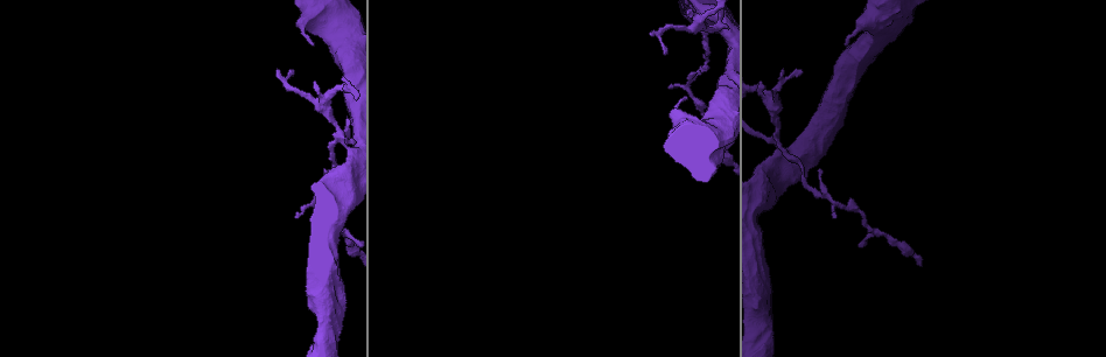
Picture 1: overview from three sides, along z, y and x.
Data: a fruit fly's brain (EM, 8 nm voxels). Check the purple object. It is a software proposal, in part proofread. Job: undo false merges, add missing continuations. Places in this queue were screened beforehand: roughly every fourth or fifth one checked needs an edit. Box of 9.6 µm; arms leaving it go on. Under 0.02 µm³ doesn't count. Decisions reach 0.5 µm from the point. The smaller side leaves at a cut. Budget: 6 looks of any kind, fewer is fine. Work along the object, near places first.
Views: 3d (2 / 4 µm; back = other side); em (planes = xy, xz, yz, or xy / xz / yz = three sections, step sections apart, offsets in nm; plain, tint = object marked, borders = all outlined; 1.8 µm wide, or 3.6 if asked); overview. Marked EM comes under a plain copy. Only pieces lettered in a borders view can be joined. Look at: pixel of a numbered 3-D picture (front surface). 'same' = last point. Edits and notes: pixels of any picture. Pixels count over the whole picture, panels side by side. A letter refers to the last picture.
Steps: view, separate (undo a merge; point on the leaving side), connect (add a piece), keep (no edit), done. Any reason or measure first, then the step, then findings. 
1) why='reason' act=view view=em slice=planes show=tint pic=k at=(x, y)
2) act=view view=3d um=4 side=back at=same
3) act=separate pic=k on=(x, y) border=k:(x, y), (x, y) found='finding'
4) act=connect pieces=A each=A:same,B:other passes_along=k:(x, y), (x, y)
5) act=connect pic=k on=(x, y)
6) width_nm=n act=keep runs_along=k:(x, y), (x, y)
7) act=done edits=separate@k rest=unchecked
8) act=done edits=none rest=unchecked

why='branch stops here' act=view view=em um=3.6 slice=planes show=borders pic=1 at=(312, 44)

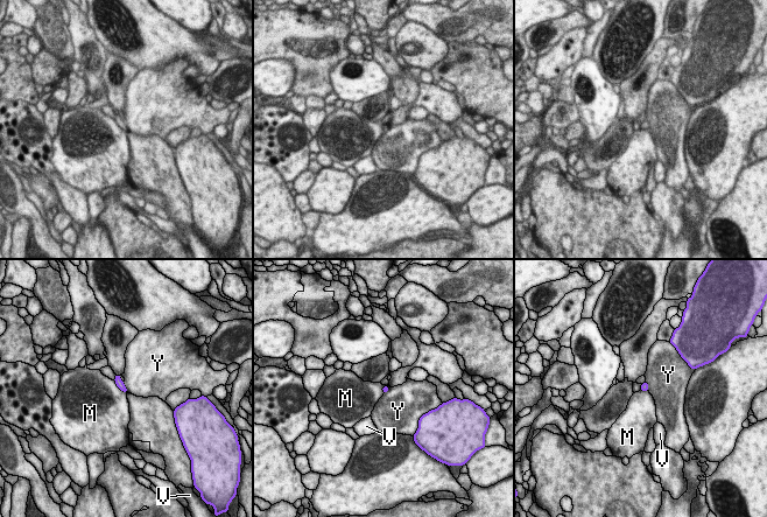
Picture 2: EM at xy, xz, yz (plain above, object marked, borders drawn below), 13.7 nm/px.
act=keep each=M:other,V:other,Y:other found='no lettered piece goes on from it'

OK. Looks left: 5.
why='narrows sharply' act=view view=3d um=2 pic=1 at=(340, 140)

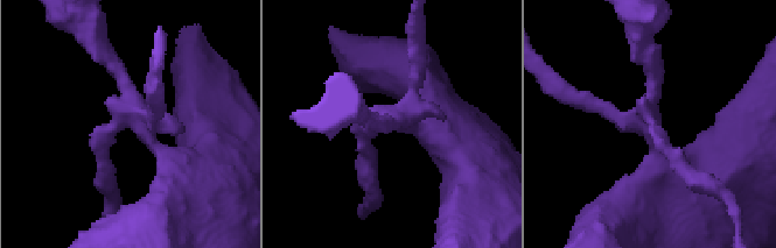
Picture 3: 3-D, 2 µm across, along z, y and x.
arms=4 act=view view=em um=3.6 slice=planes show=borders pic=3 at=(652, 125)

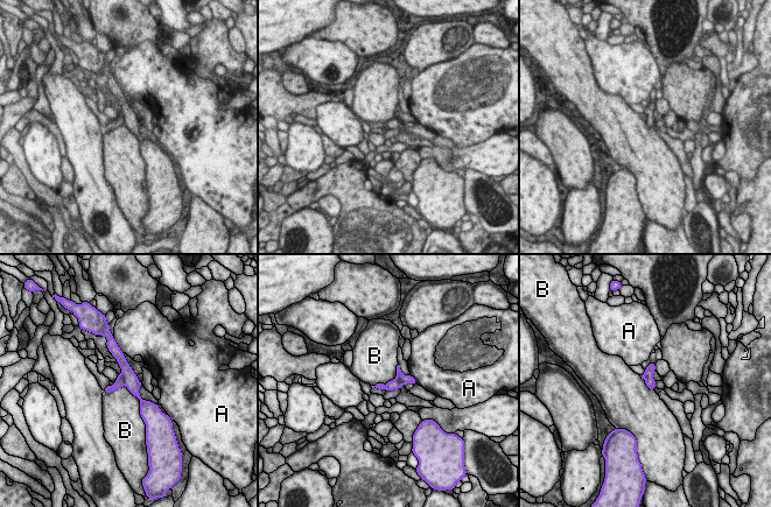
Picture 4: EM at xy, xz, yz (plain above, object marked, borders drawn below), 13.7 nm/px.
longest_contact=B:700nm act=separate pic=4 on=(119, 382) each=A:other,B:other found='two cells meet here'

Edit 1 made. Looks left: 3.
why='tapers out' act=view view=3d um=4 pic=1 at=(686, 15)

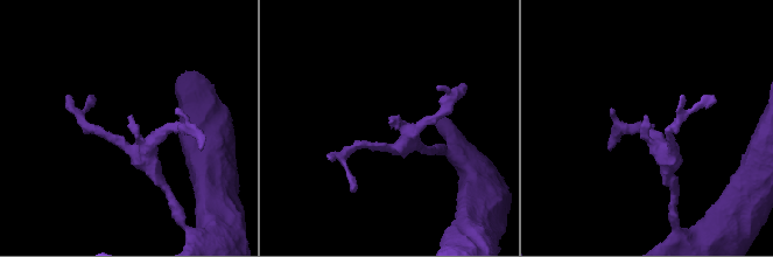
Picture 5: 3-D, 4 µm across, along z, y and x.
why='now the EM' act=view view=em slice=xz step=16 show=tint pic=5 at=(391, 125)

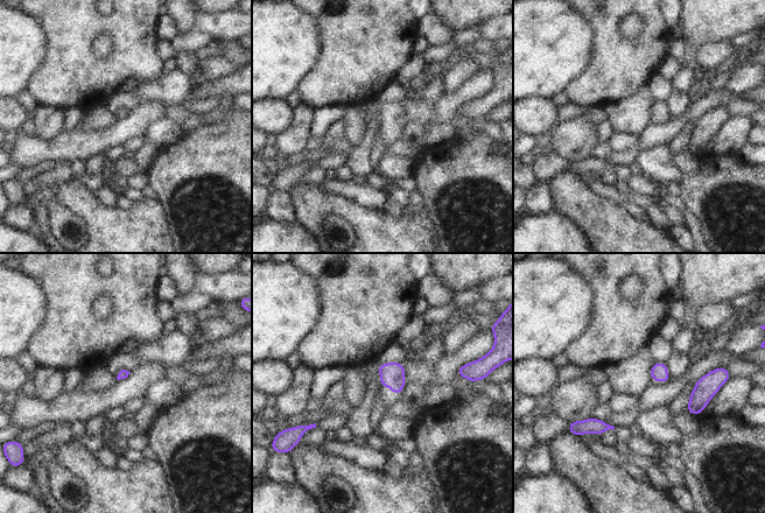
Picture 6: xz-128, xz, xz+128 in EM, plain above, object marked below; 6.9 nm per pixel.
why='cut it another way' act=view view=em slice=planes show=borders at=same

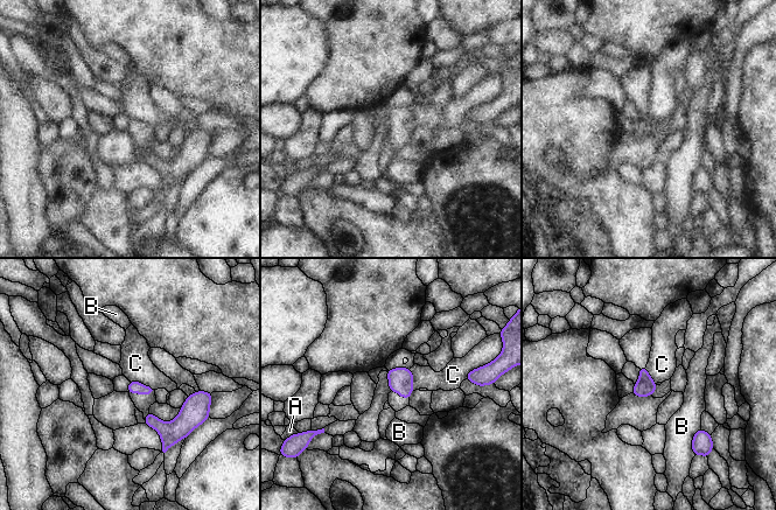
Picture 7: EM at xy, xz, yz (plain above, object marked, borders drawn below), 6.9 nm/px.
longest_contact=B:220nm act=keep each=A:other,B:other,C:other found='none of them fits'

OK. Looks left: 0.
act=done edits=separate@4 rest=unchecked

